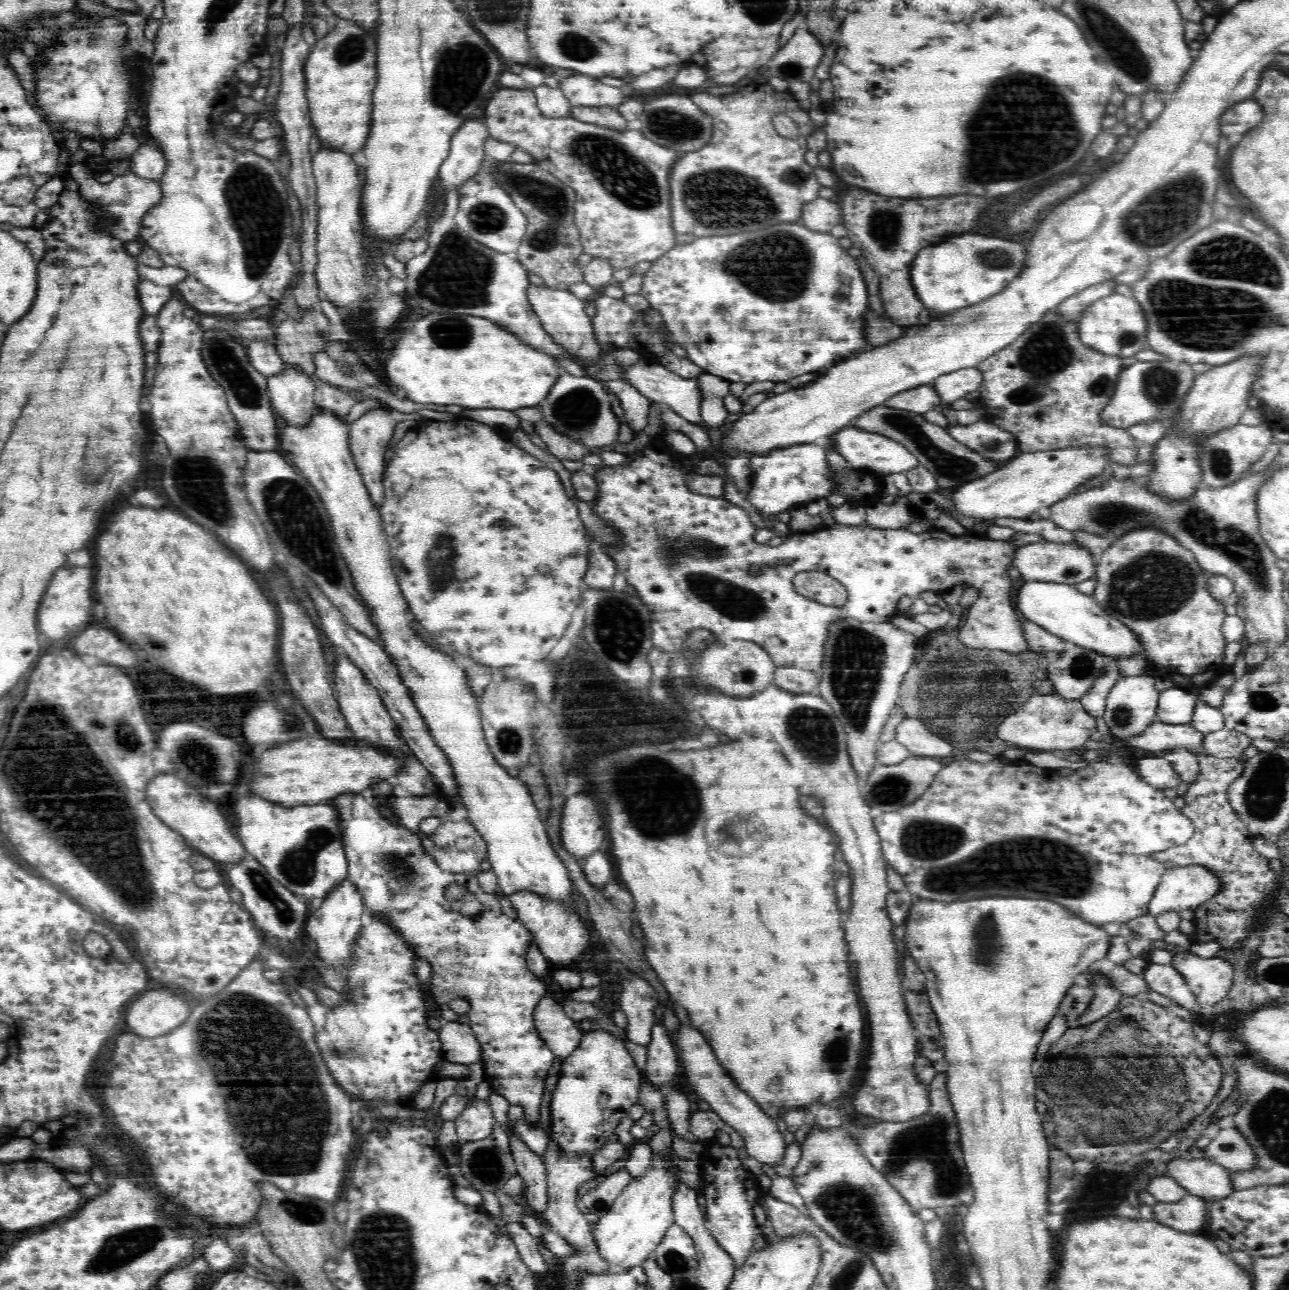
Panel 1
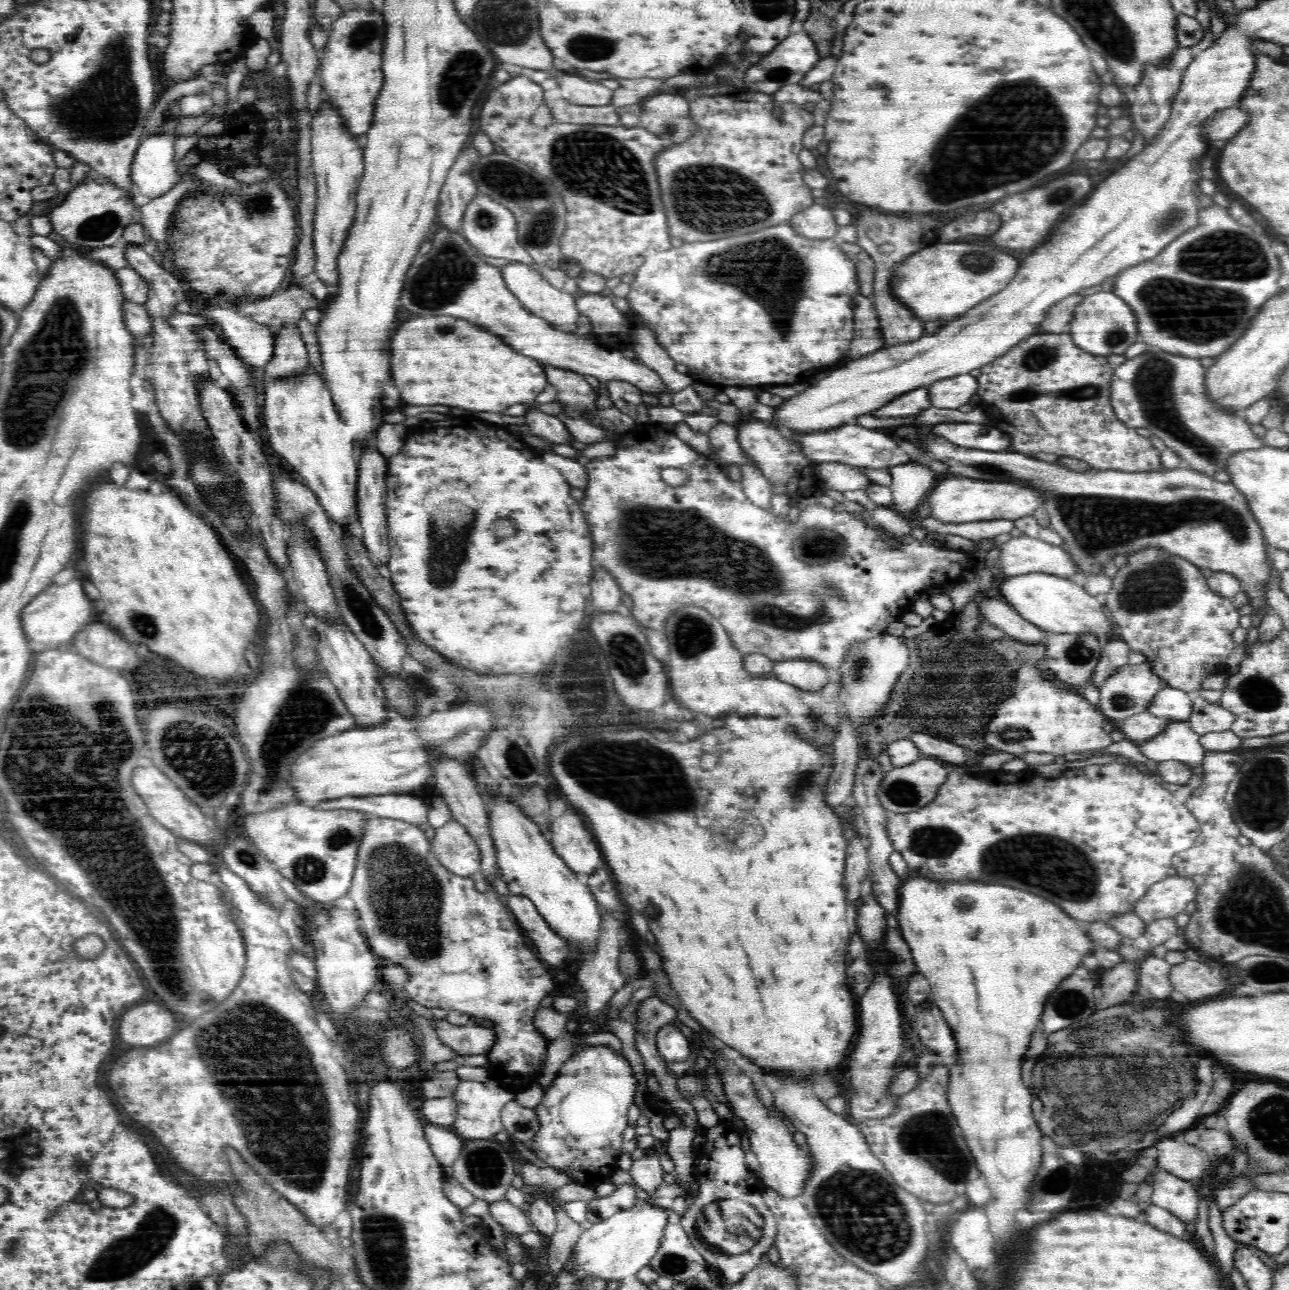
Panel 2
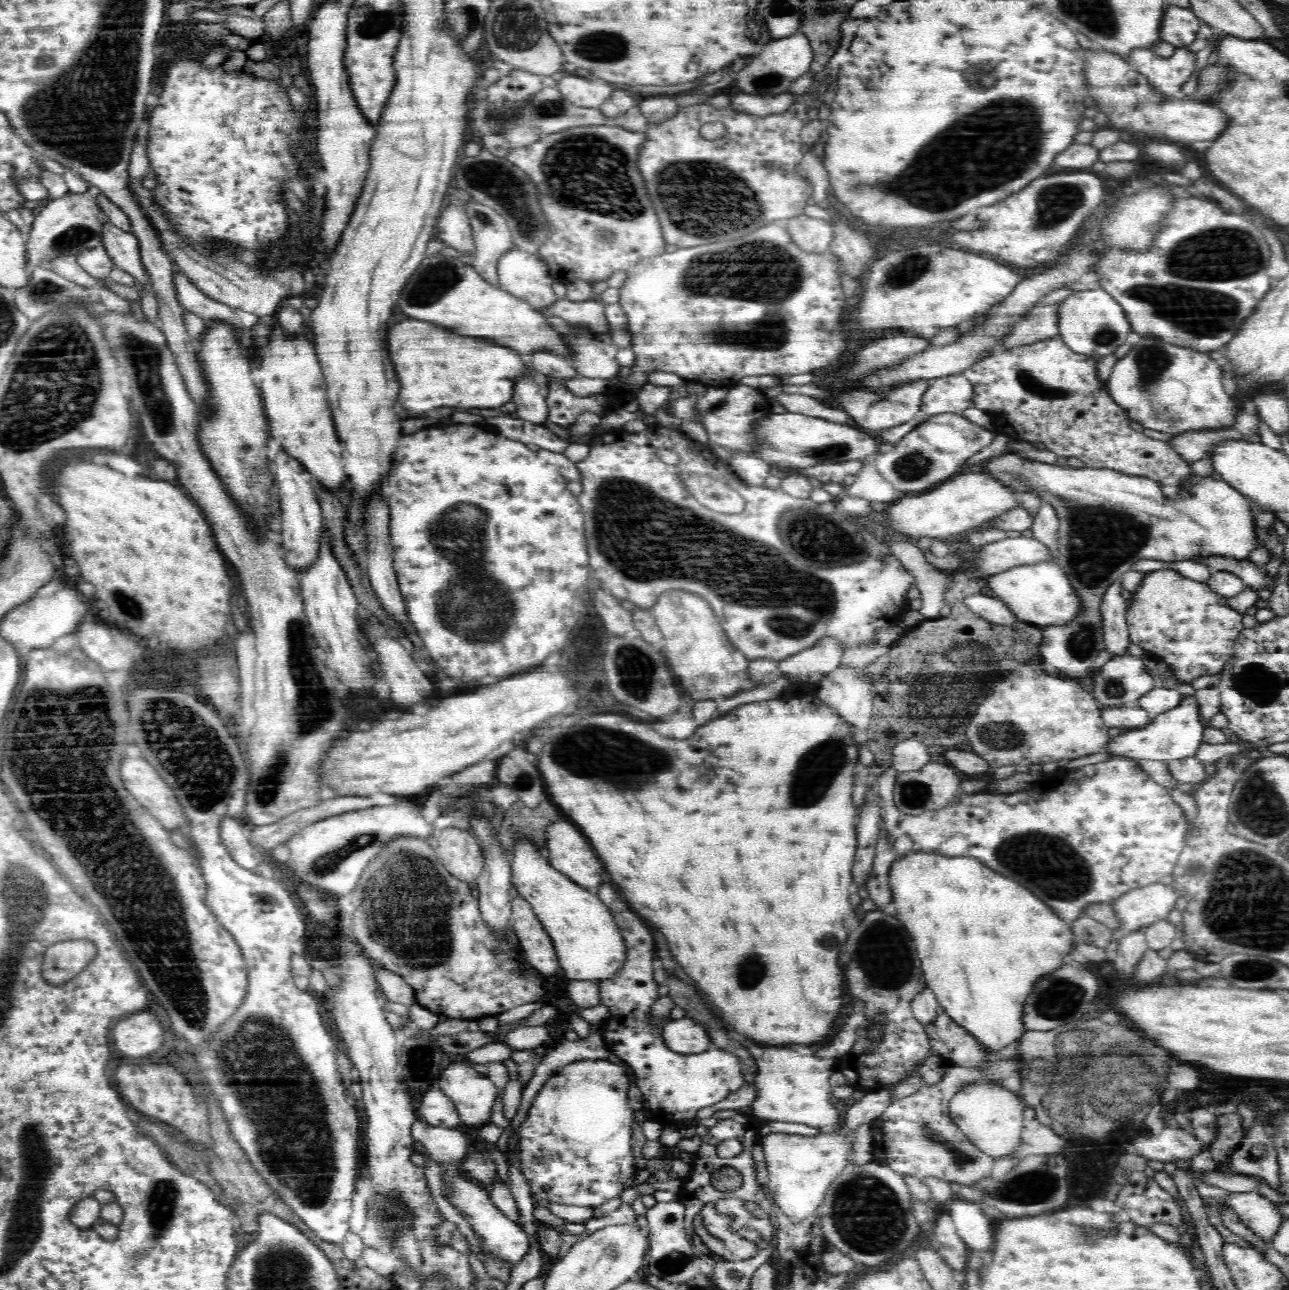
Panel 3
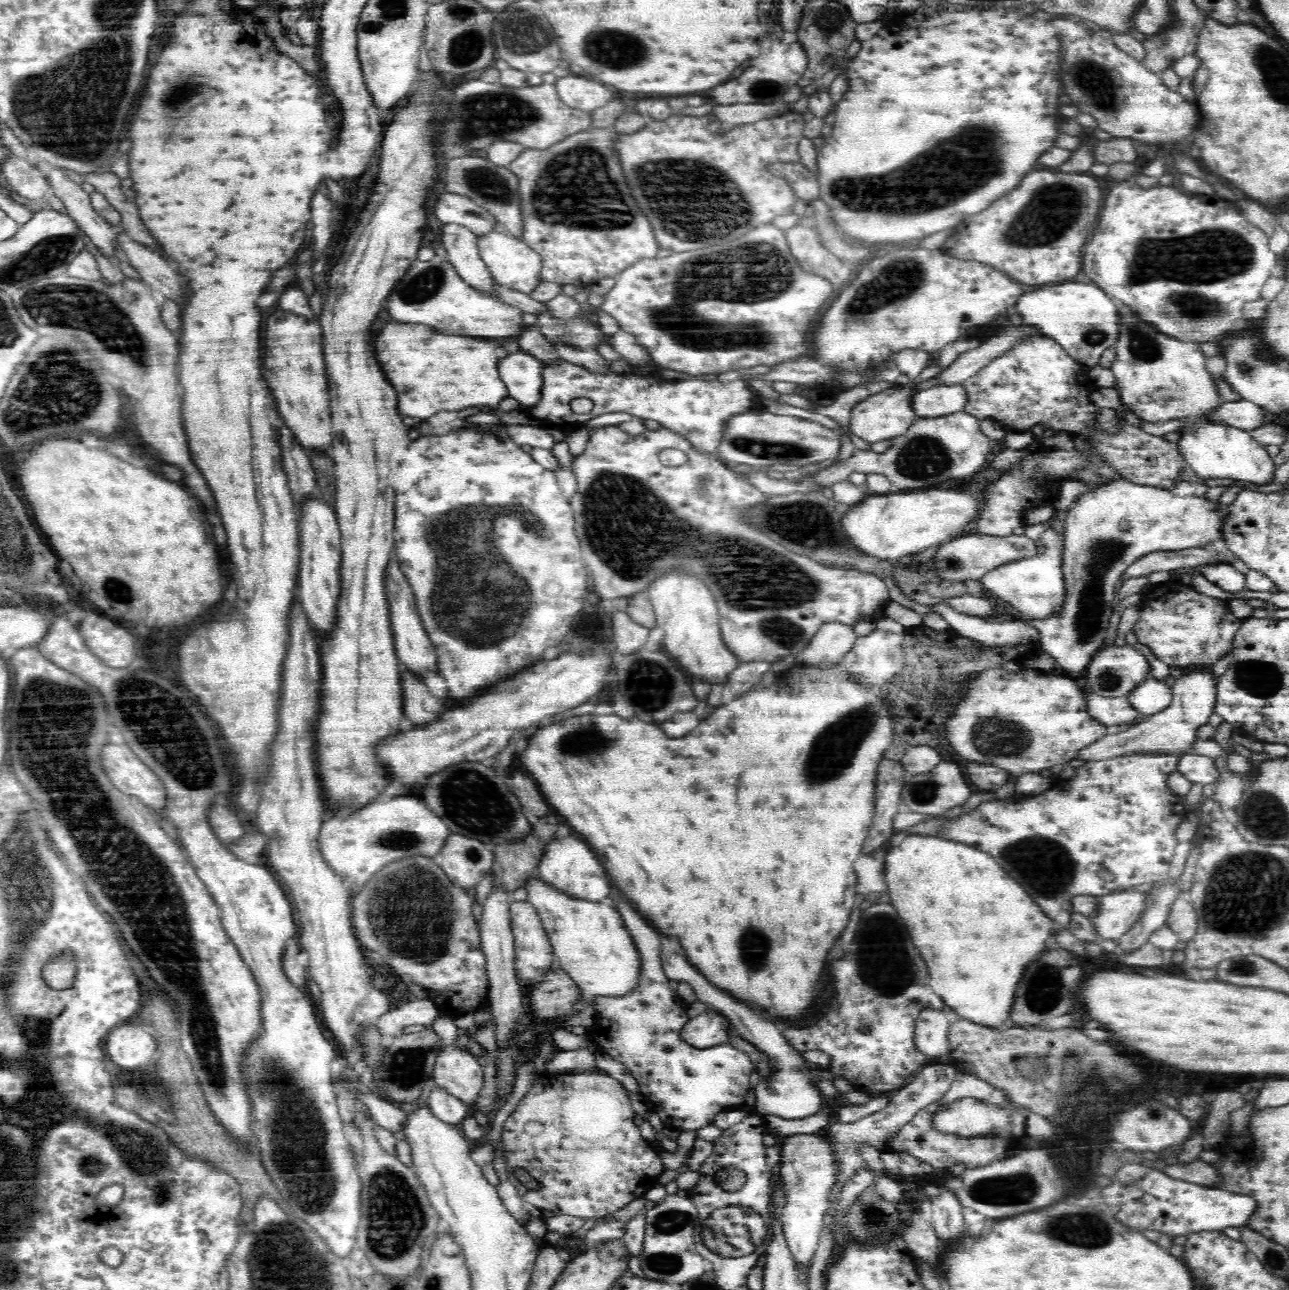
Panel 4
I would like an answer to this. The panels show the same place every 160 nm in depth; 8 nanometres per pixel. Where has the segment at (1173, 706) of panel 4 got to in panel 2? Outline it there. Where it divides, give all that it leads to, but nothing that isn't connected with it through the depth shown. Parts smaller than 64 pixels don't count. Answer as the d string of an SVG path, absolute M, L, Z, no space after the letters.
M1170 720L1160 735L1145 740L1137 747L1146 758L1158 764L1176 760L1194 769L1202 764L1207 751L1199 738L1200 735L1192 731L1187 721Z

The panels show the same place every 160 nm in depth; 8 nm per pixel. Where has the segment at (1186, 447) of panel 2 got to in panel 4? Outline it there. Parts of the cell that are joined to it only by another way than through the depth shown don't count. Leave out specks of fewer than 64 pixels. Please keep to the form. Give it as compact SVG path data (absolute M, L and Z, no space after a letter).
M1125 306L1119 312L1120 338L1111 369L1122 402L1140 420L1150 425L1177 424L1183 418L1206 417L1224 402L1223 393L1215 389L1215 379L1206 369L1207 356L1197 342L1180 342L1165 336L1140 318L1134 318L1136 315Z

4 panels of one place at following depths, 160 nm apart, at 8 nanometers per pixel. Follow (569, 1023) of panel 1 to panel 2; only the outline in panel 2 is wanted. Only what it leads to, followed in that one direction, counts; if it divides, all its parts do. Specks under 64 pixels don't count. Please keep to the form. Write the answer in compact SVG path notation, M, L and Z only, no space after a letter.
M540 1007L535 1012L535 1027L549 1042L547 1060L541 1068L539 1082L546 1088L555 1079L560 1068L573 1054L575 1046L594 1046L596 1042L608 1042L608 1046L616 1046L622 1050L622 1042L612 1032L597 1029L586 1037L576 1036L566 1031L568 1013L556 1012L552 1007Z

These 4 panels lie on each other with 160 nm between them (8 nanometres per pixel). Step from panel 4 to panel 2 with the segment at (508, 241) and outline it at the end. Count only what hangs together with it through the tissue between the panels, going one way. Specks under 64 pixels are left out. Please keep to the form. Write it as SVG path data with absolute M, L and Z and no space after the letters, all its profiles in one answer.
M510 261L503 268L505 272L505 282L511 292L516 295L524 307L532 311L536 316L548 321L552 328L560 330L562 333L572 333L576 329L576 322L579 316L577 306L578 296L560 292L550 285L550 282L534 268L518 261Z

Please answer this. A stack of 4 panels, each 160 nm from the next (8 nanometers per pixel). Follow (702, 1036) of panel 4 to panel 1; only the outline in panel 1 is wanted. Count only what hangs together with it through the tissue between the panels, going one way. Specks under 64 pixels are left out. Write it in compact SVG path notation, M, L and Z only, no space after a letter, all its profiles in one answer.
M655 1025L652 1028L650 1045L647 1046L647 1063L645 1064L645 1076L653 1083L653 1086L661 1090L661 1086L668 1081L678 1081L680 1061L676 1058L676 1045L672 1038L667 1036L666 1027Z

